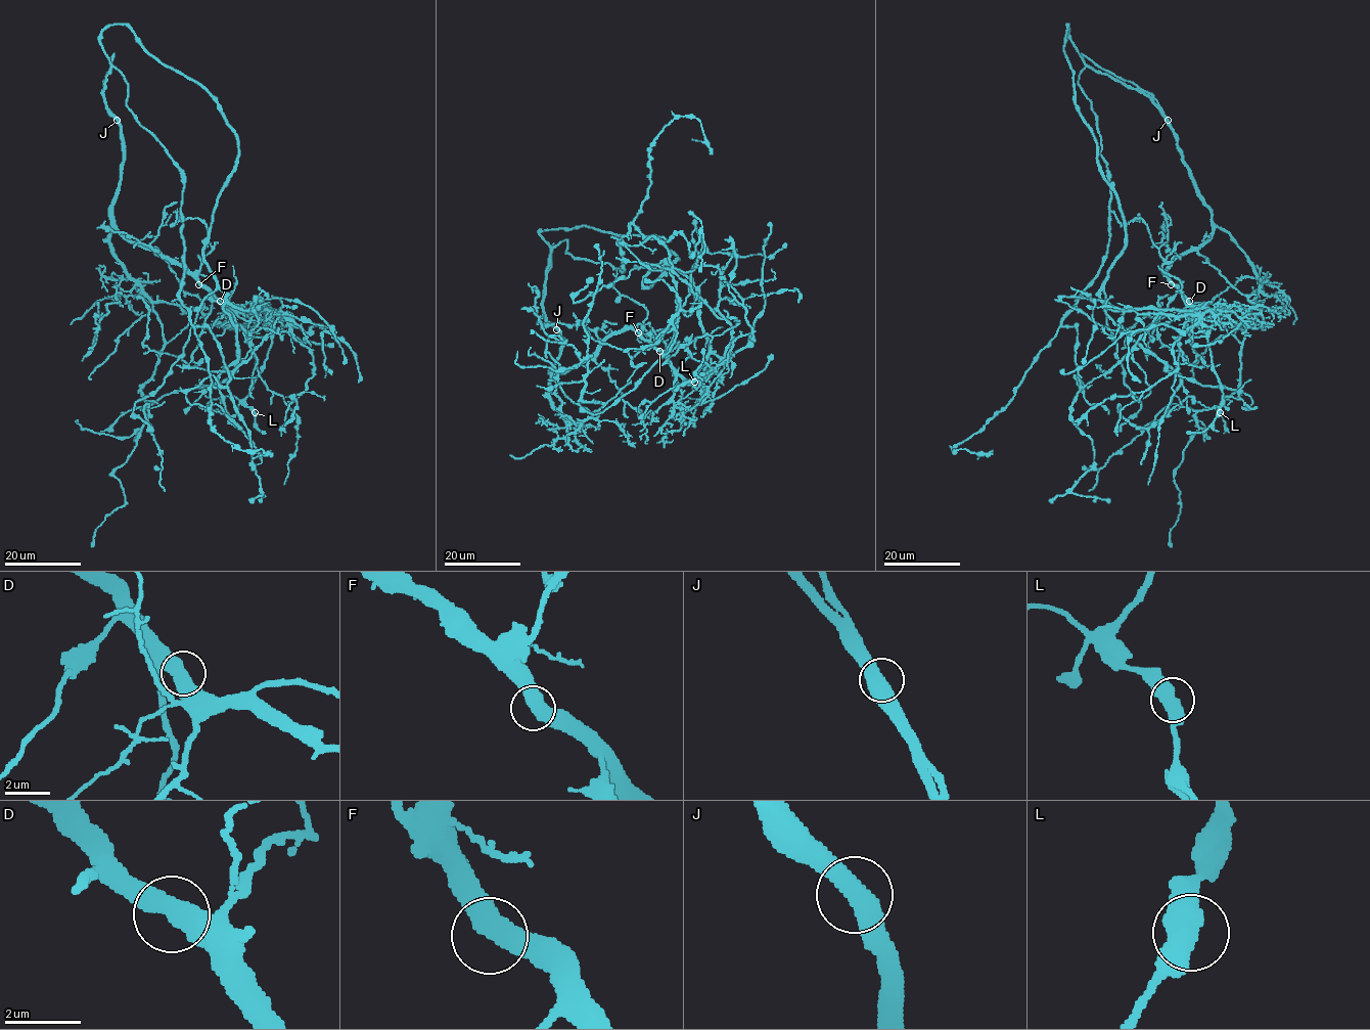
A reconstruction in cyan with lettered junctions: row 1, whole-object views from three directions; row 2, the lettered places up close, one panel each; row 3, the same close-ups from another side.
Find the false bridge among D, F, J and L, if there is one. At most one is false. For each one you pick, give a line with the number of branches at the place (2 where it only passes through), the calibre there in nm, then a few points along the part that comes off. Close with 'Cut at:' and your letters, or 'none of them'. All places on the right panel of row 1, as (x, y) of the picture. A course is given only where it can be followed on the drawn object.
Cut at: none of them

